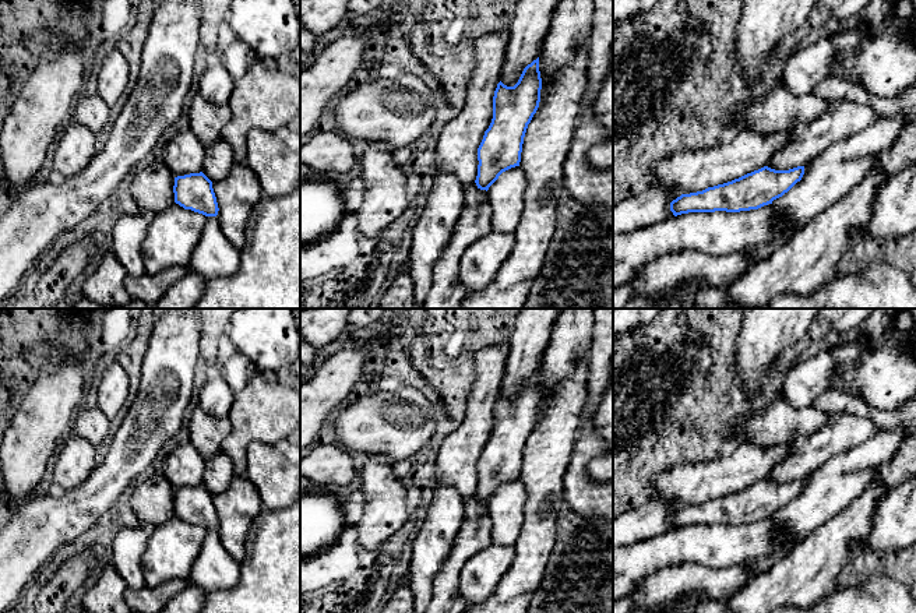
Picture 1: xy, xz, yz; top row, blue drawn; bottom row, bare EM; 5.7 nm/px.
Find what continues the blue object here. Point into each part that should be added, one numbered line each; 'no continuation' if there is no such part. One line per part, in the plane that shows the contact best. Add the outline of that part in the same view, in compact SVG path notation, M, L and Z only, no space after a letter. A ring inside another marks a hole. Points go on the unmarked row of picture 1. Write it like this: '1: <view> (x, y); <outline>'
1: yz (690, 483); M739 443L730 455L676 465L652 478L655 498L690 507L732 494L767 479L792 445L757 447Z

